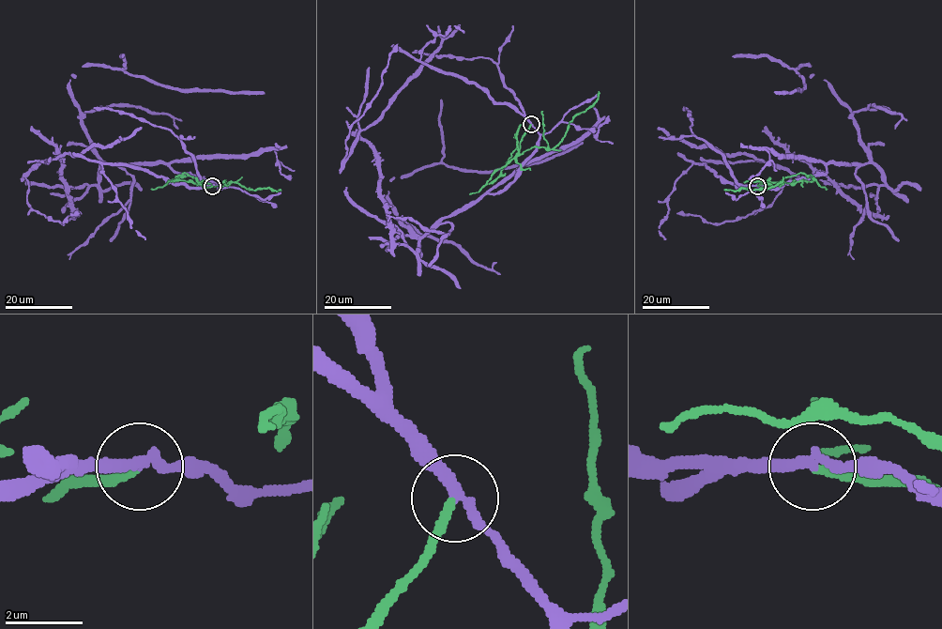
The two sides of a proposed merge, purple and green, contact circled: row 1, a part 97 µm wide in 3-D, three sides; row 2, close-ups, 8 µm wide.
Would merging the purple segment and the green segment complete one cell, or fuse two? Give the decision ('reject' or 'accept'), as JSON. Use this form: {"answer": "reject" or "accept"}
{"answer": "reject"}

